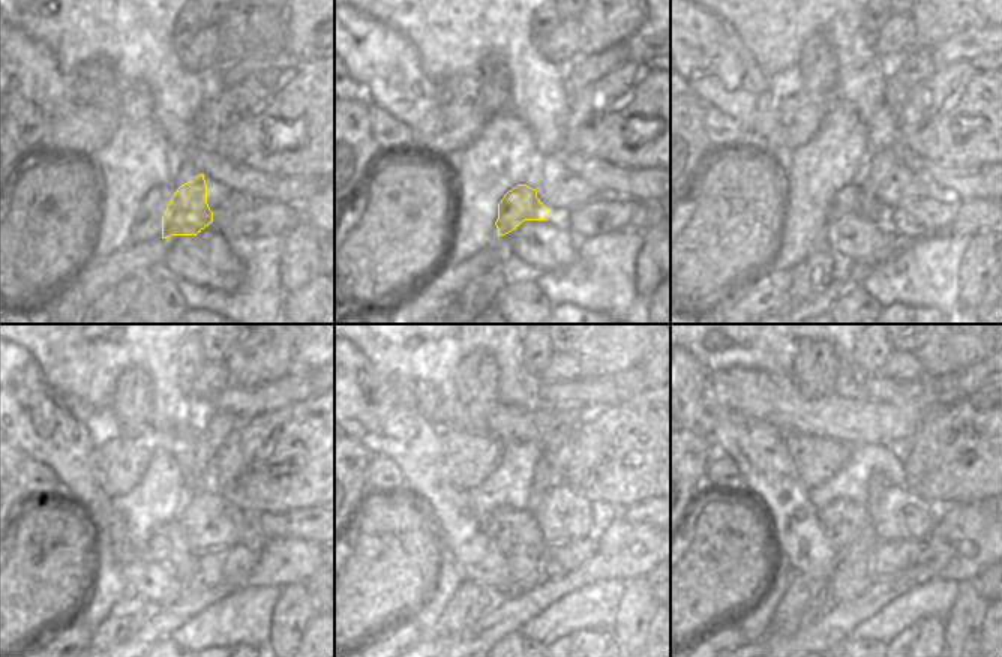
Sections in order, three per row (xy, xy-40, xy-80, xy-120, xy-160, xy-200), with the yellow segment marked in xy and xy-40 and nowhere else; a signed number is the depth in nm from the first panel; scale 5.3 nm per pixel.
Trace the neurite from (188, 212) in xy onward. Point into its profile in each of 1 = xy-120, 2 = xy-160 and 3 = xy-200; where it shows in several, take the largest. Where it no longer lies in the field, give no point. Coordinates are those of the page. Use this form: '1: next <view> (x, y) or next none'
1: next xy-120 (167, 537)
2: next xy-160 (501, 534)
3: next xy-200 (837, 534)

